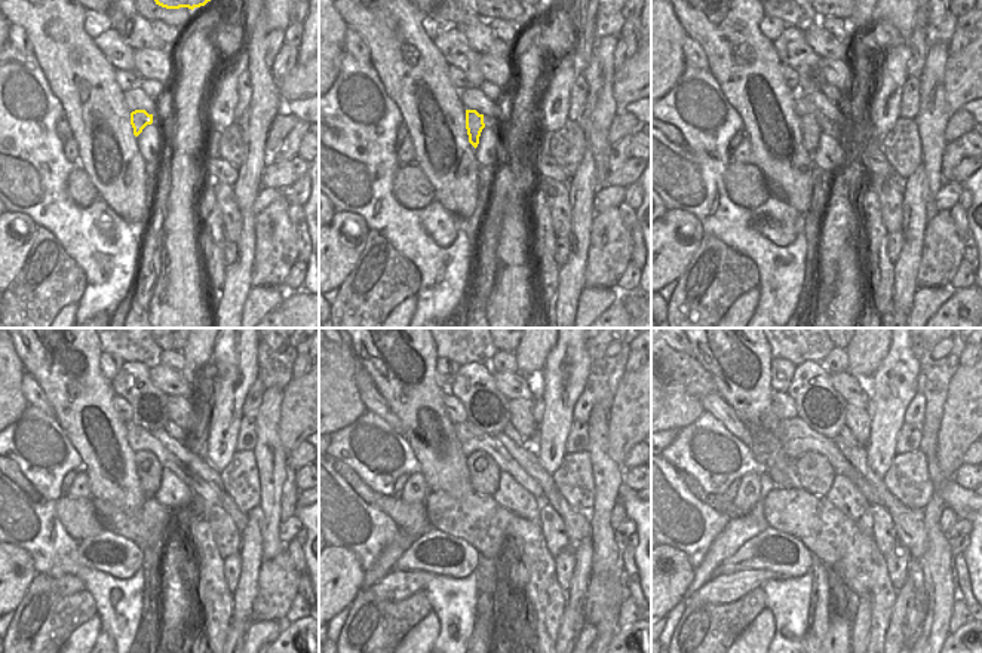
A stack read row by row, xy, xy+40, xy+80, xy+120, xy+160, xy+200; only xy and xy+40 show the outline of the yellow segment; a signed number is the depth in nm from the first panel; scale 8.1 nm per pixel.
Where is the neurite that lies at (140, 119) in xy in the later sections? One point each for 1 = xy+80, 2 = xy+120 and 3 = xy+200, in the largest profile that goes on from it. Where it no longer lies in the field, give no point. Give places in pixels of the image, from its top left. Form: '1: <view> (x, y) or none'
1: xy+80 (810, 128)
2: xy+120 (149, 468)
3: xy+200 (815, 472)

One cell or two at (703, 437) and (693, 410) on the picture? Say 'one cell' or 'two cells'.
two cells

